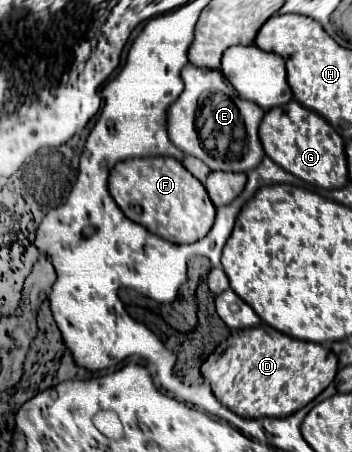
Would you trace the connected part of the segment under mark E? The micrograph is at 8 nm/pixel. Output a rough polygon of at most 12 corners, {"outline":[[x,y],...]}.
{"outline":[[188,64],[168,136],[210,170],[264,158],[264,110],[220,70]]}

